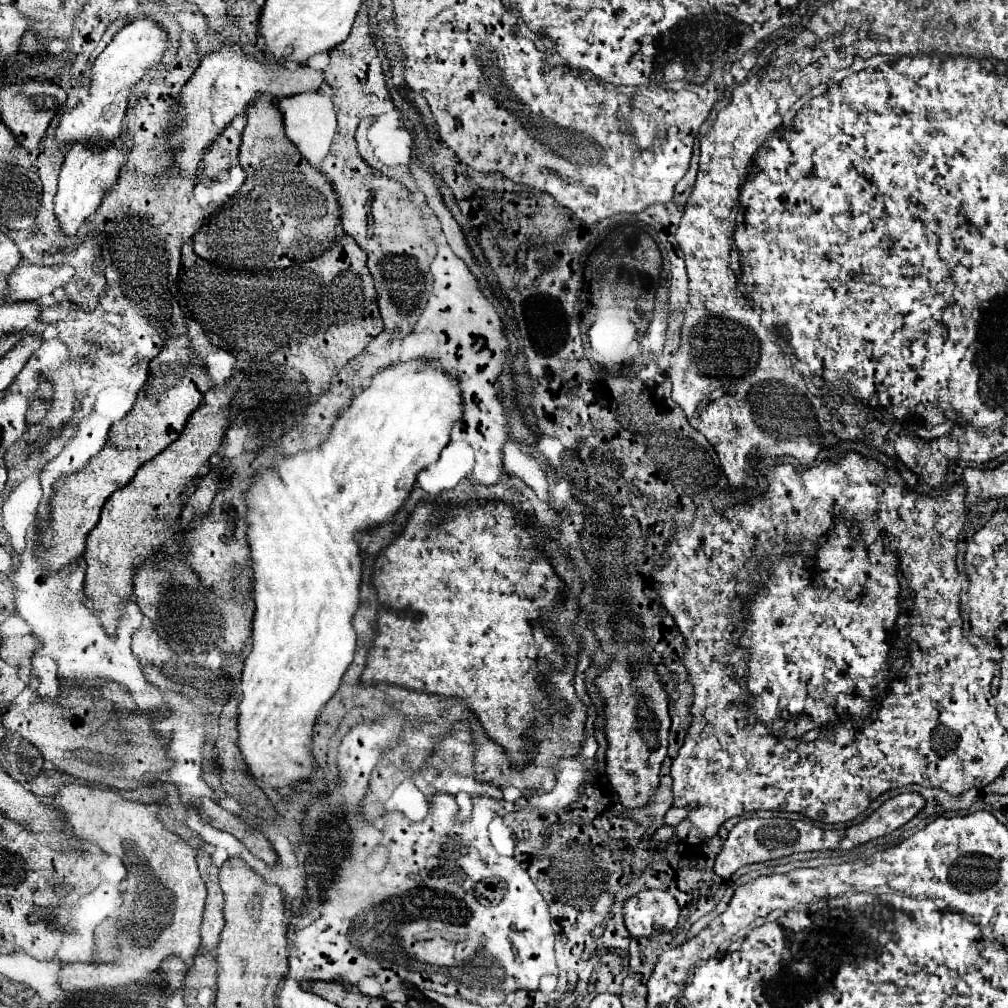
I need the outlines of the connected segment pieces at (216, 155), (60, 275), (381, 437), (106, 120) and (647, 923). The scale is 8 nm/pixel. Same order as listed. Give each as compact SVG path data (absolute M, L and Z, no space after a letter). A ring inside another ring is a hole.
M239 116L239 120L233 120L231 126L219 134L219 140L205 152L205 168L203 174L213 178L225 170L229 170L237 162L237 152L241 144L241 132L245 128L245 116Z
M29 262L19 264L15 272L9 276L9 296L7 302L19 300L39 300L41 296L49 296L57 286L65 286L75 270L69 264L57 266L35 266Z
M423 358L409 360L409 362L397 362L397 364L381 370L381 372L377 372L371 378L371 384L367 388L363 388L351 400L351 406L337 418L329 438L321 446L317 446L309 452L301 452L301 454L295 454L295 456L277 460L273 468L263 470L255 476L249 492L245 494L251 560L253 560L253 570L255 570L255 618L253 618L251 652L245 658L245 666L243 666L243 674L241 674L241 696L243 698L241 698L239 708L237 708L239 710L237 746L243 754L245 764L247 764L247 772L255 778L255 782L261 788L265 788L265 786L273 788L273 790L281 790L285 786L295 788L299 782L307 780L313 774L315 756L311 752L311 736L313 736L315 720L317 720L321 708L337 692L337 688L341 684L341 678L343 678L343 674L345 674L345 670L351 664L353 654L355 654L355 638L357 636L355 636L351 618L353 618L357 606L359 606L359 582L361 582L361 556L359 556L359 544L355 540L355 534L363 532L363 530L369 530L369 528L375 528L375 526L385 524L385 522L391 520L391 516L401 508L403 500L409 496L417 472L421 472L423 468L427 468L429 464L439 460L441 450L449 442L451 428L461 416L463 416L463 398L461 398L459 384L457 384L457 380L447 376L445 370L441 370L441 366L437 366L435 362L427 362Z
M141 14L133 18L127 26L123 26L109 46L99 54L93 64L93 80L91 80L91 98L81 102L79 106L67 110L57 128L59 142L87 142L89 148L101 148L117 134L121 134L121 122L127 110L127 98L137 82L141 82L147 72L161 62L165 50L169 46L169 36L165 28L155 22L151 16Z
M641 890L625 902L625 926L635 938L651 938L675 930L681 908L665 890Z

